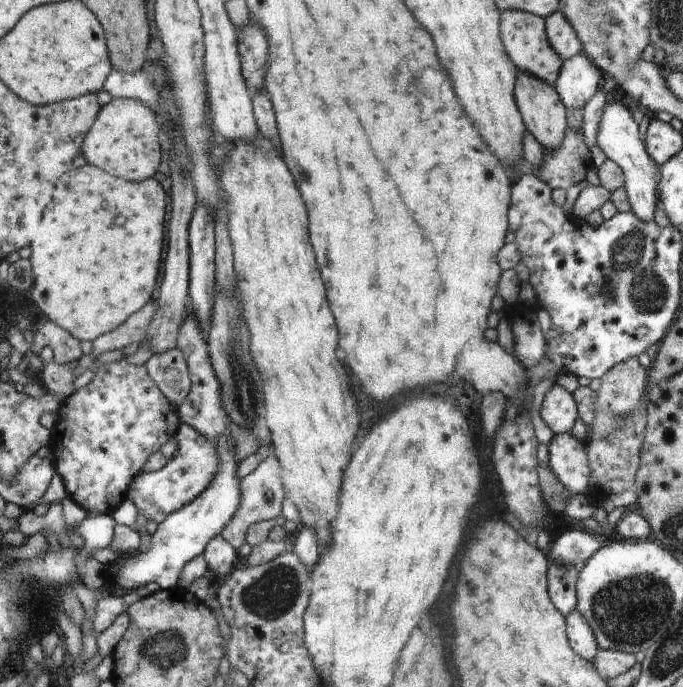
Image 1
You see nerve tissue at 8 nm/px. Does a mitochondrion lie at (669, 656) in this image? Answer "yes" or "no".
yes

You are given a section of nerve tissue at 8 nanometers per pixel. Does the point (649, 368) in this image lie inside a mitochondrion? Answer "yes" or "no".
no

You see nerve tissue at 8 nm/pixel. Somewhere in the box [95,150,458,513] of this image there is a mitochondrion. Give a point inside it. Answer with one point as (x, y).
(245, 398)

